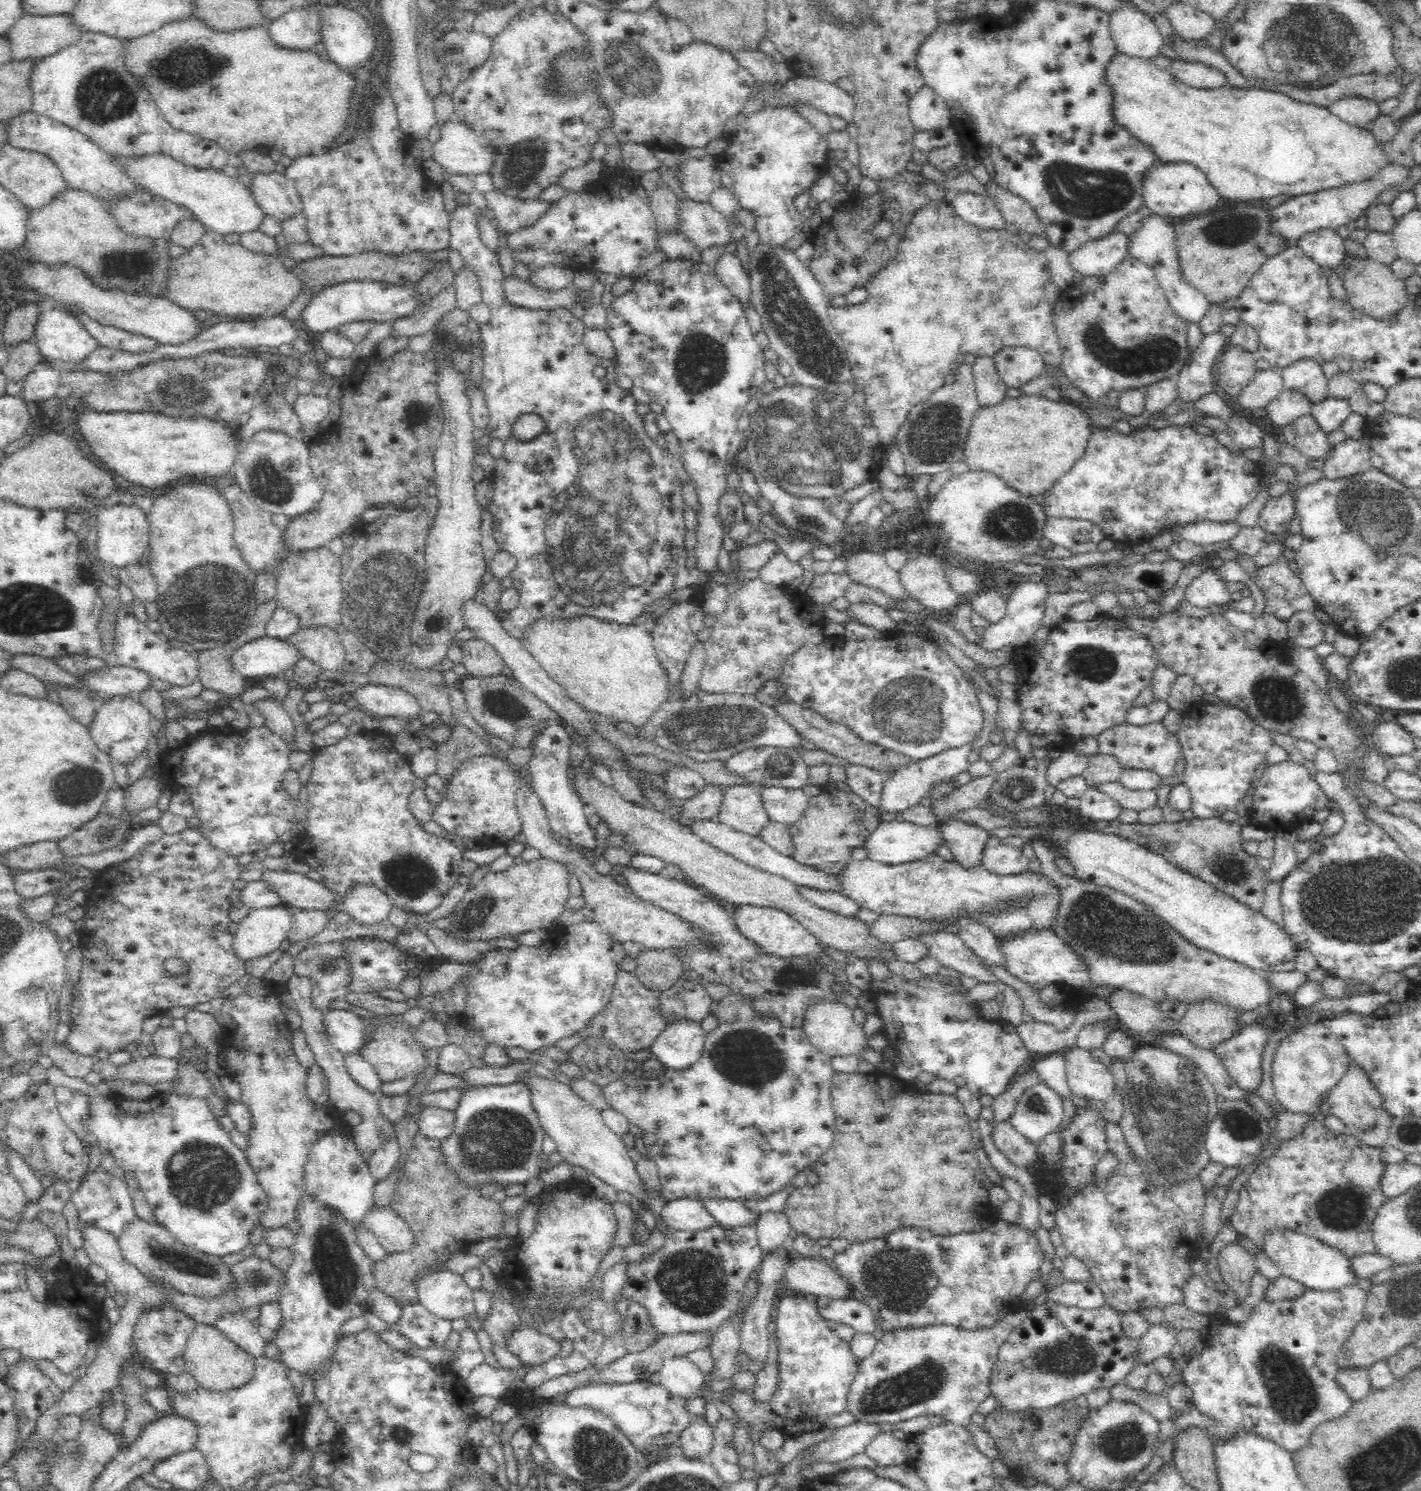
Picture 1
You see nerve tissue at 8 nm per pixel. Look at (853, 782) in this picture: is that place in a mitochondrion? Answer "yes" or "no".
no

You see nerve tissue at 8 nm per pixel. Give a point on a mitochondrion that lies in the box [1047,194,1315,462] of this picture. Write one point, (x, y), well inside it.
(1152, 358)

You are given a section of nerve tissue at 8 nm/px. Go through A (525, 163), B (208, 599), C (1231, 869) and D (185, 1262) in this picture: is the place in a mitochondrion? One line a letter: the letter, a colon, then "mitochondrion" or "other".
A: mitochondrion
B: mitochondrion
C: mitochondrion
D: mitochondrion

